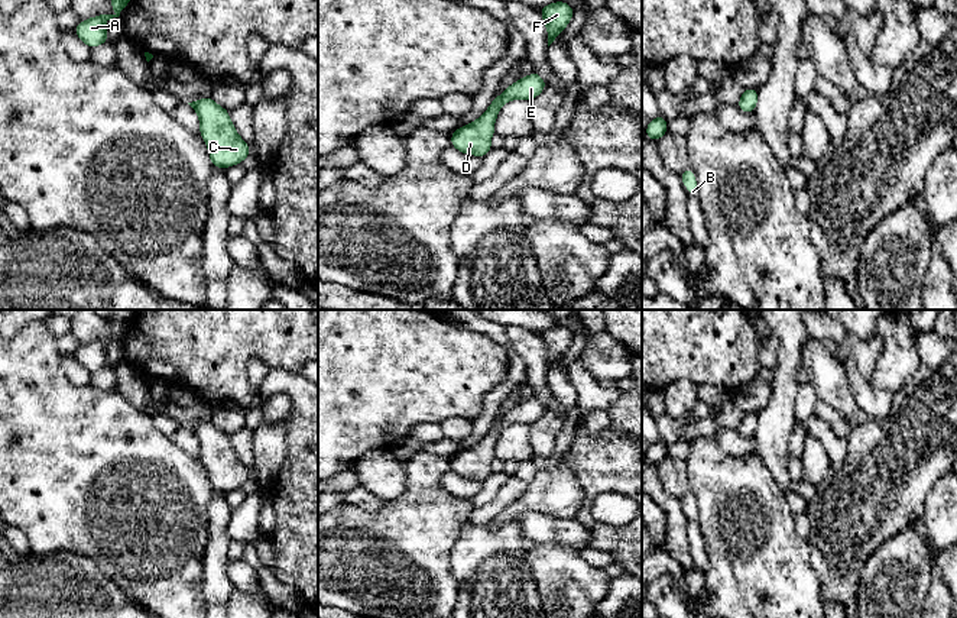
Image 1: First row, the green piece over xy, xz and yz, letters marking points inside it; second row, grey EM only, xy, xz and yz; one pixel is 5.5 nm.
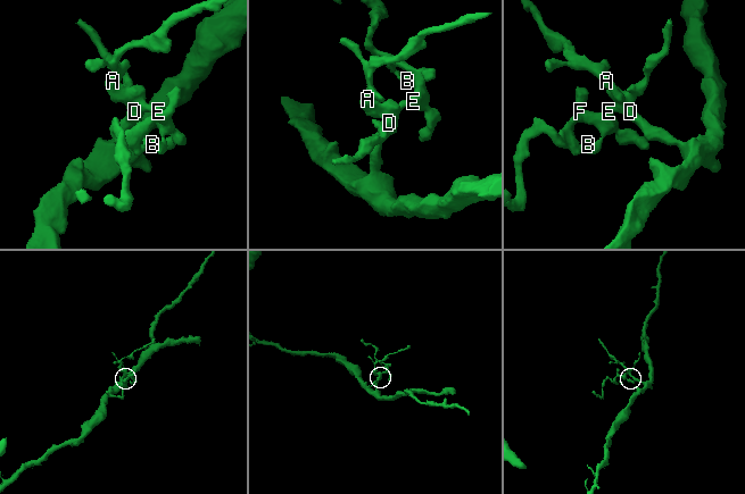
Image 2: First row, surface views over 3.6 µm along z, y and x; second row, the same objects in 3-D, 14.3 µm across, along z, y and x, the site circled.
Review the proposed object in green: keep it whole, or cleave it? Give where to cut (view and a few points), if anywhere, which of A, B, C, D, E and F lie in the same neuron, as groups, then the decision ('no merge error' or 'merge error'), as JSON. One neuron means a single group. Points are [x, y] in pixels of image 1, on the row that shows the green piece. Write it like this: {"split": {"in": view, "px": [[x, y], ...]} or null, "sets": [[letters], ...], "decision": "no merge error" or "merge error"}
{"split": null, "sets": [["A", "B", "C", "D", "E", "F"]], "decision": "no merge error"}

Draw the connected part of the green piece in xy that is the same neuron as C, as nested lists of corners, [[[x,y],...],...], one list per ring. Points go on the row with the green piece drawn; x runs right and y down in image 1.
[[[210,96],[188,104],[199,117],[199,135],[208,148],[213,166],[226,169],[250,155],[250,146],[237,133],[228,110]]]

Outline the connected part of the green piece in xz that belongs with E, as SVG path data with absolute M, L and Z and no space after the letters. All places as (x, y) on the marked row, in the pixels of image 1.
M533 71L528 77L519 78L500 96L496 96L487 110L473 123L465 124L451 133L451 146L465 155L484 158L492 151L494 122L503 104L512 100L533 100L546 88L542 77Z

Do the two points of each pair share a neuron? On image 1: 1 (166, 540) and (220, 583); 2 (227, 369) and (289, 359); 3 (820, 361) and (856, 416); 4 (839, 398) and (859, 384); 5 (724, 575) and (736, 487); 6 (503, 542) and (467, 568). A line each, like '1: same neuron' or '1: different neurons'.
1: different neurons
2: same neuron
3: same neuron
4: different neurons
5: same neuron
6: same neuron

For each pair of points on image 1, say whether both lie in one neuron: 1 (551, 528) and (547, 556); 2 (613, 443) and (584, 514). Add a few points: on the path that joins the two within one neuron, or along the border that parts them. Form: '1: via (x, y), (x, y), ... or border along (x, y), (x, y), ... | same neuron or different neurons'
1: border along (532, 543), (561, 543), (577, 552) | different neurons
2: via (606, 460), (597, 469), (589, 497) | same neuron

